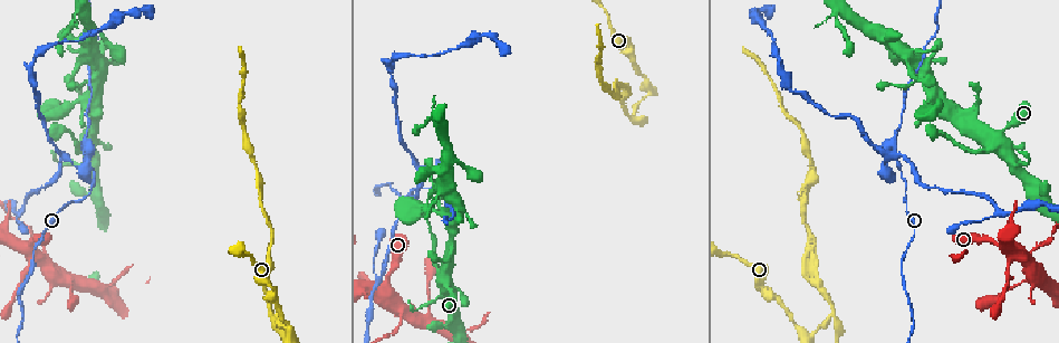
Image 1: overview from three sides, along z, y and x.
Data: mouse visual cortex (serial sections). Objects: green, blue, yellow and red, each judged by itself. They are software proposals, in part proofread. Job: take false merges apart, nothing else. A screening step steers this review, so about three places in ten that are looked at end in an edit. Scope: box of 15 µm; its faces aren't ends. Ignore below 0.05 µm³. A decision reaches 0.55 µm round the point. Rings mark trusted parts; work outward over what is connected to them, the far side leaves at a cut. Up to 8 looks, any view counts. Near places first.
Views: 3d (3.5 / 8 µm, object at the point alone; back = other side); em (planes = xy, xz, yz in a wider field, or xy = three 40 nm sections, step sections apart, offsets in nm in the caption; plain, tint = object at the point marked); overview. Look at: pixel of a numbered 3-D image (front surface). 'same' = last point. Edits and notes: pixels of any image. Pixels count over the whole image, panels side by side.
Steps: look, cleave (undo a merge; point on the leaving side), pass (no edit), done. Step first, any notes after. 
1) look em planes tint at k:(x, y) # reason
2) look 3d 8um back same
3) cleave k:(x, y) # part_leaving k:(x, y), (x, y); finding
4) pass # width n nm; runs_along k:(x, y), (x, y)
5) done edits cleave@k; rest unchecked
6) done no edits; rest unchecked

look 3d 3.5um at 1:(445, 279) # abrupt turn

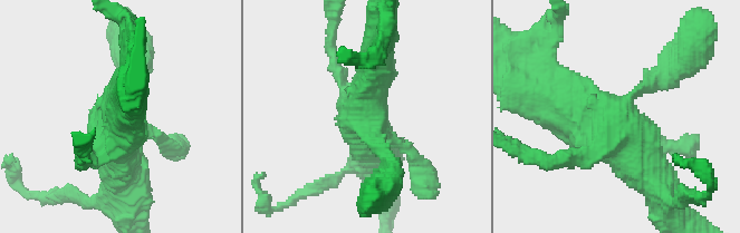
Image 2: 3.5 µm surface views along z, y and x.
look em planes tint at 2:(616, 116) # shape alone is not enough

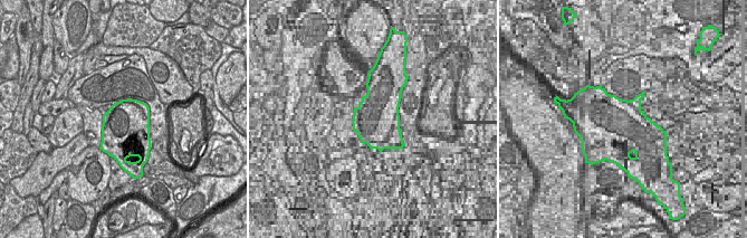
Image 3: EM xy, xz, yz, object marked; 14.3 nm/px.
look em xy step 1 tint same # cut it another way

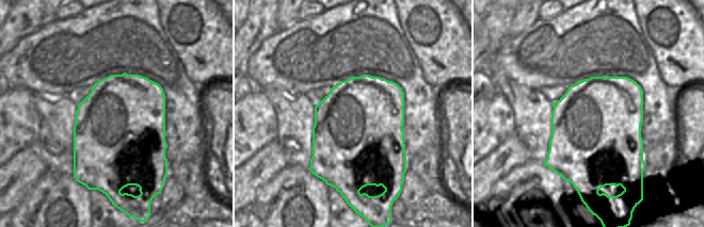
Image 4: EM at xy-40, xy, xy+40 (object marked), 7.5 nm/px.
pass # runs_along 2:(666, 70), (615, 115), (550, 95); all the same cell

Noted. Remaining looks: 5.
look 3d 8um at 1:(1031, 255)

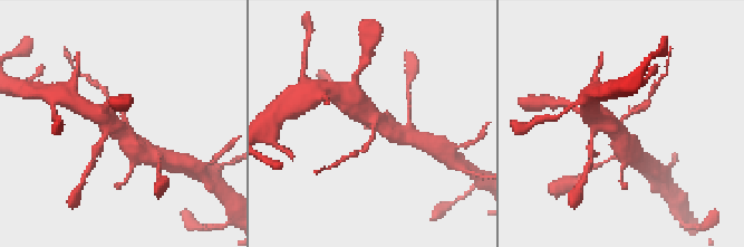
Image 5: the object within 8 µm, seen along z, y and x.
look em xy step 2 tint at 5:(621, 124) # arms 3; arm_widths 150, 600, 700 nm

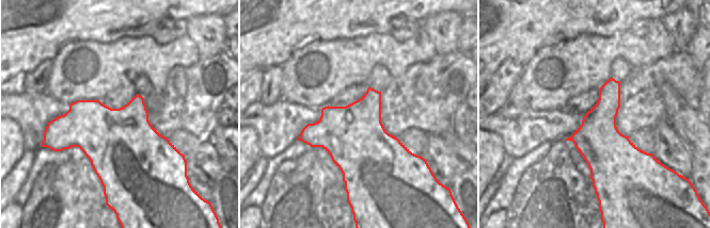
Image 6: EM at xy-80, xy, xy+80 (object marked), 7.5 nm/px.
cleave 5:(643, 106) # width 460 nm; part_leaving 5:(627, 115), (645, 105), (653, 89); a second cell is stuck on

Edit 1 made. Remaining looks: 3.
look em planes tint at 1:(87, 146) # two arms in line, one across

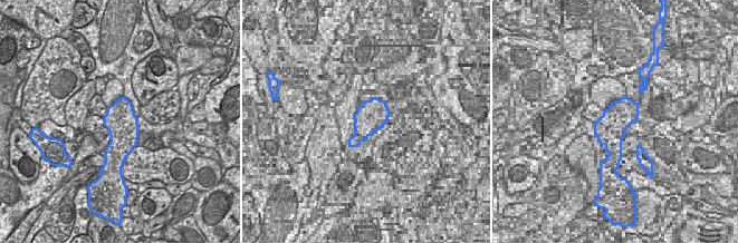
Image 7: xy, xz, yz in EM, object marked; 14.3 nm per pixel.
look 3d 3.5um same

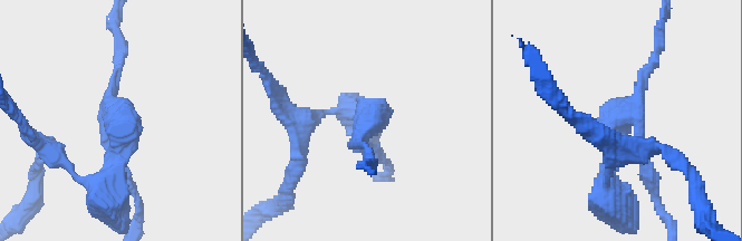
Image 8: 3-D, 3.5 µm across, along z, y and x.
cleave 8:(119, 119) # arm_widths 150, 200, 250 nm; two cells meet here

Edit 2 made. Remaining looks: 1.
done edits cleave@5, cleave@8; rest unchecked

